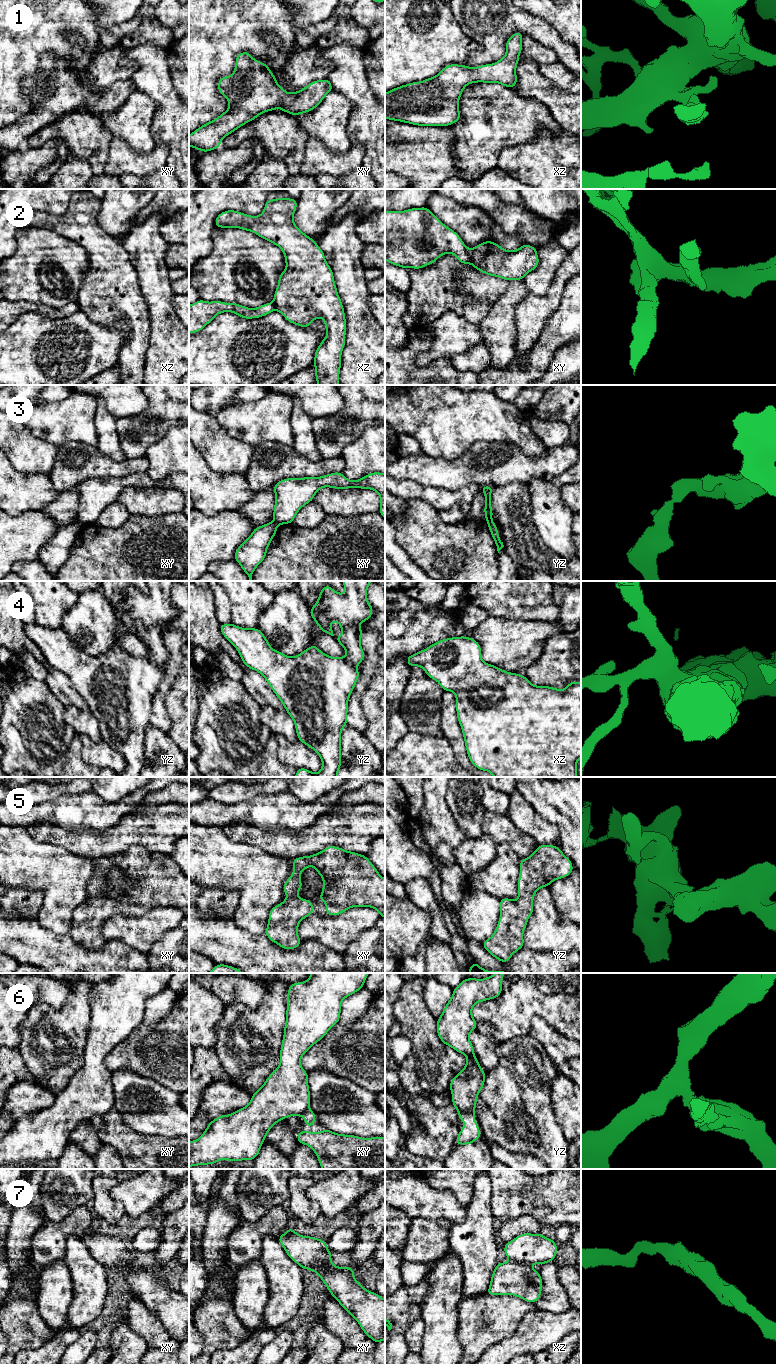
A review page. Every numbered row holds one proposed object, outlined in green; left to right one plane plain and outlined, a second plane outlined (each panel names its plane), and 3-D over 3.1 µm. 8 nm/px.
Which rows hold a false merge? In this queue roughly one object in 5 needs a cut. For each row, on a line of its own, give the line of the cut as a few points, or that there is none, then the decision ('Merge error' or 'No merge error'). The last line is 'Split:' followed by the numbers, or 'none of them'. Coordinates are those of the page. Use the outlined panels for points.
1: No split. No merge error
2: Split along xy (468, 250), (471, 262). Merge error
3: Split along yz (486, 519), (491, 521). Merge error
4: No split. No merge error
5: No split. No merge error
6: Split along yz (459, 1110), (474, 1112). Merge error
7: No split. No merge error
Split: 2, 3, 6

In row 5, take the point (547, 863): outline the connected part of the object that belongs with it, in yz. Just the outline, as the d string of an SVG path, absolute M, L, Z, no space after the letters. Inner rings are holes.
M539 845L526 859L520 860L518 899L500 899L501 916L493 935L482 946L497 960L508 962L524 946L523 932L533 913L535 893L574 870L571 860L555 845Z

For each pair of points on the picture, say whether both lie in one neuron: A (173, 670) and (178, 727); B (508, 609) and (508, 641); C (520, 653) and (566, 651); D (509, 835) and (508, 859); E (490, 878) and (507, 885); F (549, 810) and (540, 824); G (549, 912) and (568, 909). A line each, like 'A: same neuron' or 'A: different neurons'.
A: different neurons
B: different neurons
C: different neurons
D: different neurons
E: same neuron
F: different neurons
G: different neurons

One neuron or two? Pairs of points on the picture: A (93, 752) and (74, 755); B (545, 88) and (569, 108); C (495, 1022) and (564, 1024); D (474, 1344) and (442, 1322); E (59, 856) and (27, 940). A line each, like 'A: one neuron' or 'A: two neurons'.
A: two neurons
B: one neuron
C: one neuron
D: two neurons
E: two neurons

